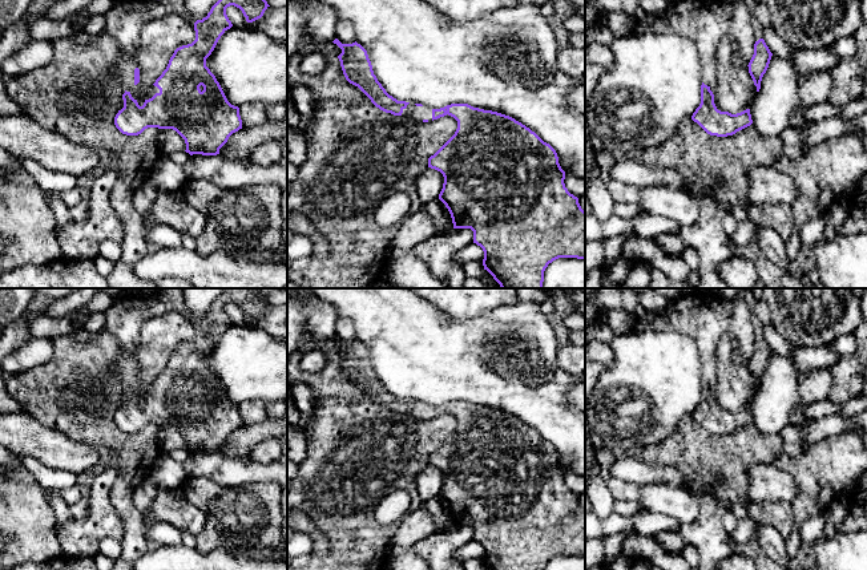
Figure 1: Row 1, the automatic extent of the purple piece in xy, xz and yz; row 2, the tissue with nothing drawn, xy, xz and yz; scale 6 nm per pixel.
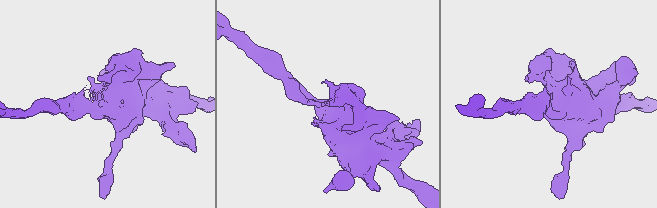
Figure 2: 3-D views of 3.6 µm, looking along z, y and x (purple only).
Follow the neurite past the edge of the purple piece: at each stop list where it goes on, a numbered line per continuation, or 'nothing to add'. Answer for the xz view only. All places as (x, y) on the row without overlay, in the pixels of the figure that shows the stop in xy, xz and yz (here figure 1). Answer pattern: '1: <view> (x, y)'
1: xz (419, 411)

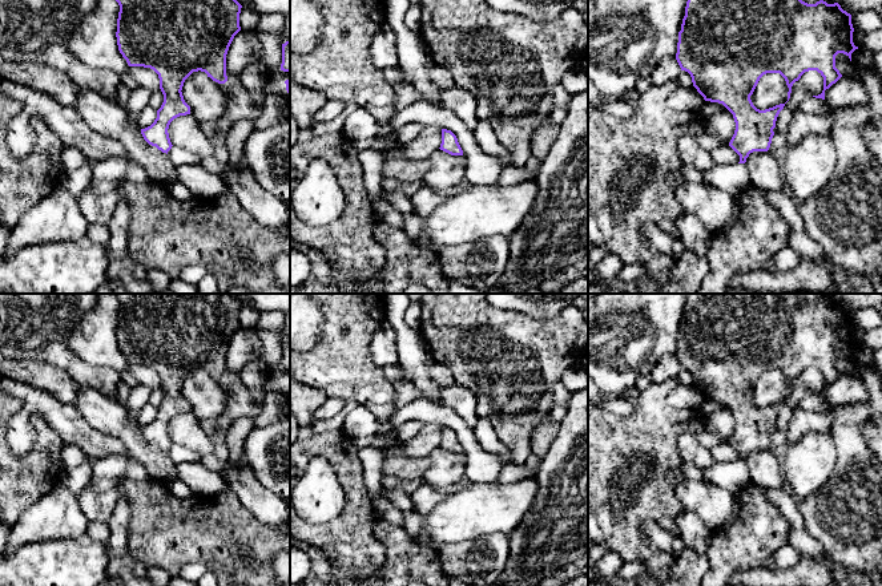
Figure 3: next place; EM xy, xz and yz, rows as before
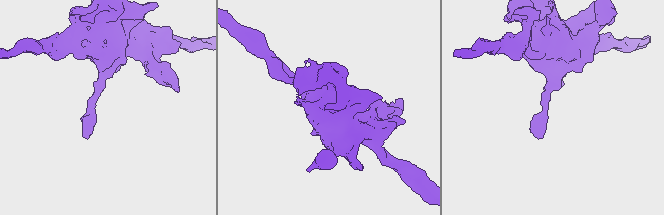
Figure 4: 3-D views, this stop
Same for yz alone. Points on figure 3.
nothing to add

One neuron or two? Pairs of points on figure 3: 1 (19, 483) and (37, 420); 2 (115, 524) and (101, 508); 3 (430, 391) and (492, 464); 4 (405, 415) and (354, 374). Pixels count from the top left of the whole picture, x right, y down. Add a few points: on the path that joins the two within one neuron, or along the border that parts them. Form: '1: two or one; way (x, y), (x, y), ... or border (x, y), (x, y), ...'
1: one; way (35, 467), (41, 460), (41, 436)
2: two; border (121, 490), (112, 514), (105, 521)
3: two; border (419, 395), (439, 404)
4: two; border (366, 407), (382, 421), (397, 408)

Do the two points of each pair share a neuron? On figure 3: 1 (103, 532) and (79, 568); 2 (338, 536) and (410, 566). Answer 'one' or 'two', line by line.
1: two
2: two

